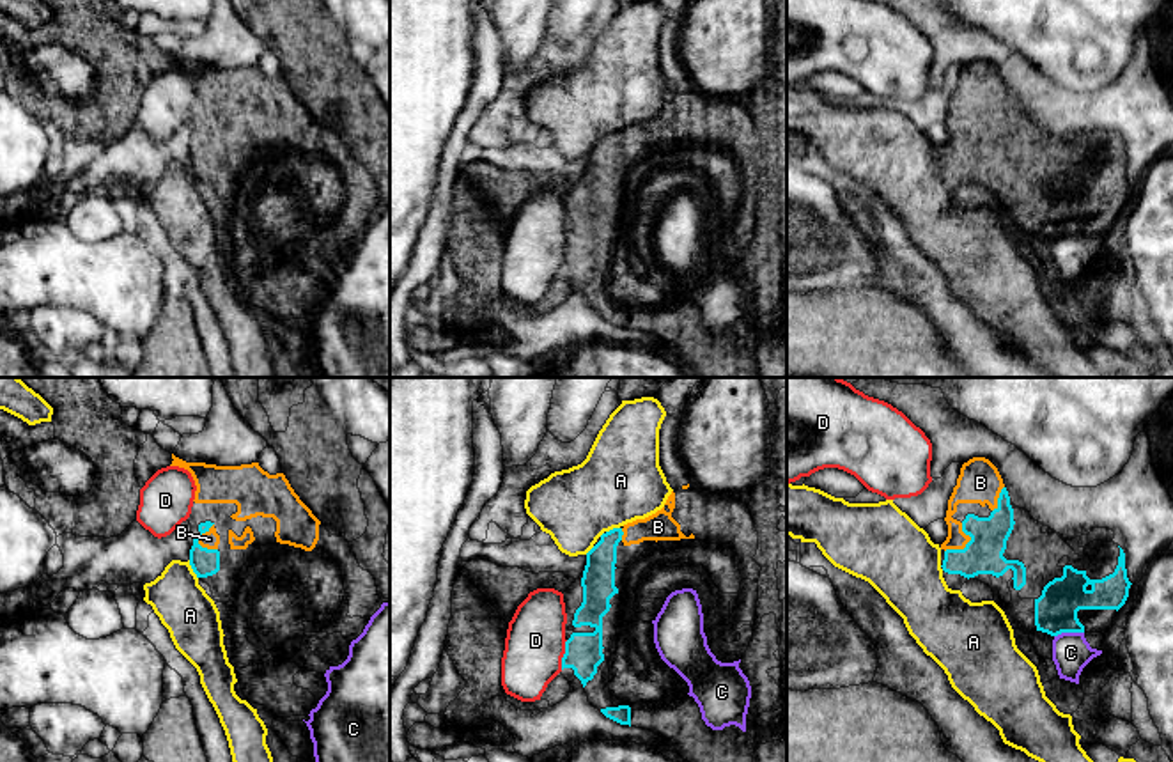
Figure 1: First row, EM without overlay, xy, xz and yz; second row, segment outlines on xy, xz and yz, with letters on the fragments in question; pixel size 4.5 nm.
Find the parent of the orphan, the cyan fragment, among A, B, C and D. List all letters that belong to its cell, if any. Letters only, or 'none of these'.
B

